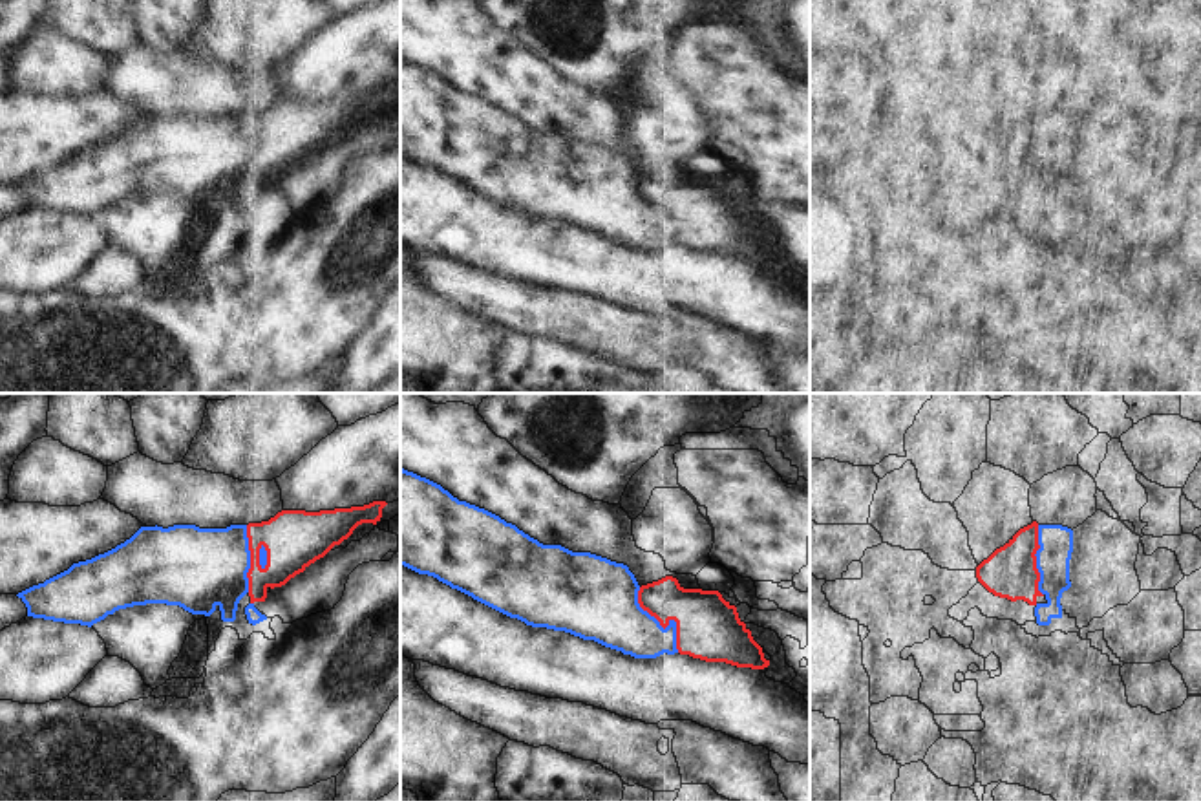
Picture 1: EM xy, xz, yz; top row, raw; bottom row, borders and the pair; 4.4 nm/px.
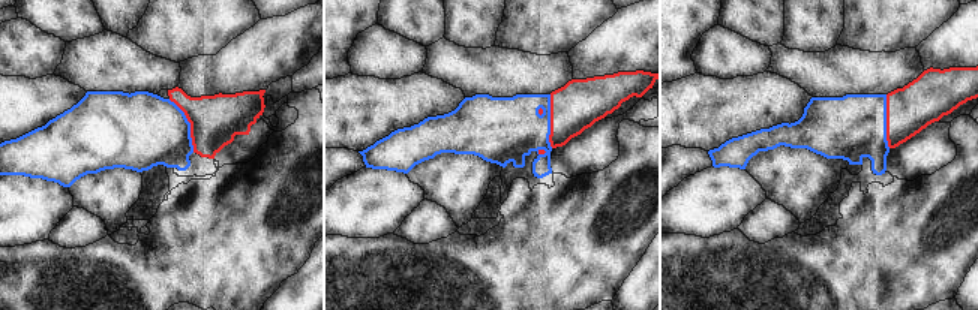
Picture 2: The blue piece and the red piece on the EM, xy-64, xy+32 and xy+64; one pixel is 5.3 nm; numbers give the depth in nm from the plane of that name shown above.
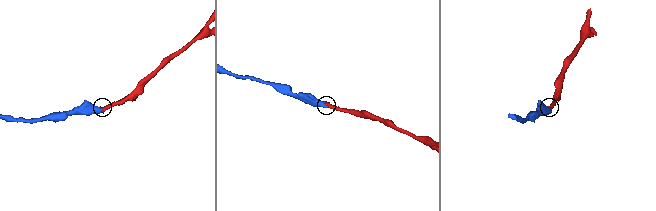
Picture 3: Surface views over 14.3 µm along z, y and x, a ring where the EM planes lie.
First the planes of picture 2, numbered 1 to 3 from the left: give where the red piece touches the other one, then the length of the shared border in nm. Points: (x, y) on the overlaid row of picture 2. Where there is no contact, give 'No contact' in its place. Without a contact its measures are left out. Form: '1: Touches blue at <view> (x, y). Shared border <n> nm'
1: Touches blue at xy-64 (189, 125). Shared border 320 nm
2: Touches blue at xy+32 (549, 122). Shared border 280 nm
3: Touches blue at xy+64 (885, 122). Shared border 280 nm.

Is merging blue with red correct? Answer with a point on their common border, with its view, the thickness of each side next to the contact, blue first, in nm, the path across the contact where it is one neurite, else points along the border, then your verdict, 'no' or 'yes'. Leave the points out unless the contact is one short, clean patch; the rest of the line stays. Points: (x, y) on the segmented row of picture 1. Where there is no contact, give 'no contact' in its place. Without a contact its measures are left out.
meets blue in xz at (662, 628); 280 nm thick on the blue side, 280 nm on the other; yes

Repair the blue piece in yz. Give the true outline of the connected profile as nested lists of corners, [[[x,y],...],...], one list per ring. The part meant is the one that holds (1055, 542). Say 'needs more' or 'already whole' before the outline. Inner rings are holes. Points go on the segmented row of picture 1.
needs more; [[[1062,525],[1020,529],[976,567],[978,582],[994,596],[1035,607],[1038,625],[1062,618],[1060,598],[1071,587],[1073,530]]]

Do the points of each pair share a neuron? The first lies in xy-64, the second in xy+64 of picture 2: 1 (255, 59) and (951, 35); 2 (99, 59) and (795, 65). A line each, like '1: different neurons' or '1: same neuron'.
1: same neuron
2: same neuron

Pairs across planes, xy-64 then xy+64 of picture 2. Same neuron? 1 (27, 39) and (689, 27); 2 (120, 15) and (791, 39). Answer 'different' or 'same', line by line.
1: different
2: same

